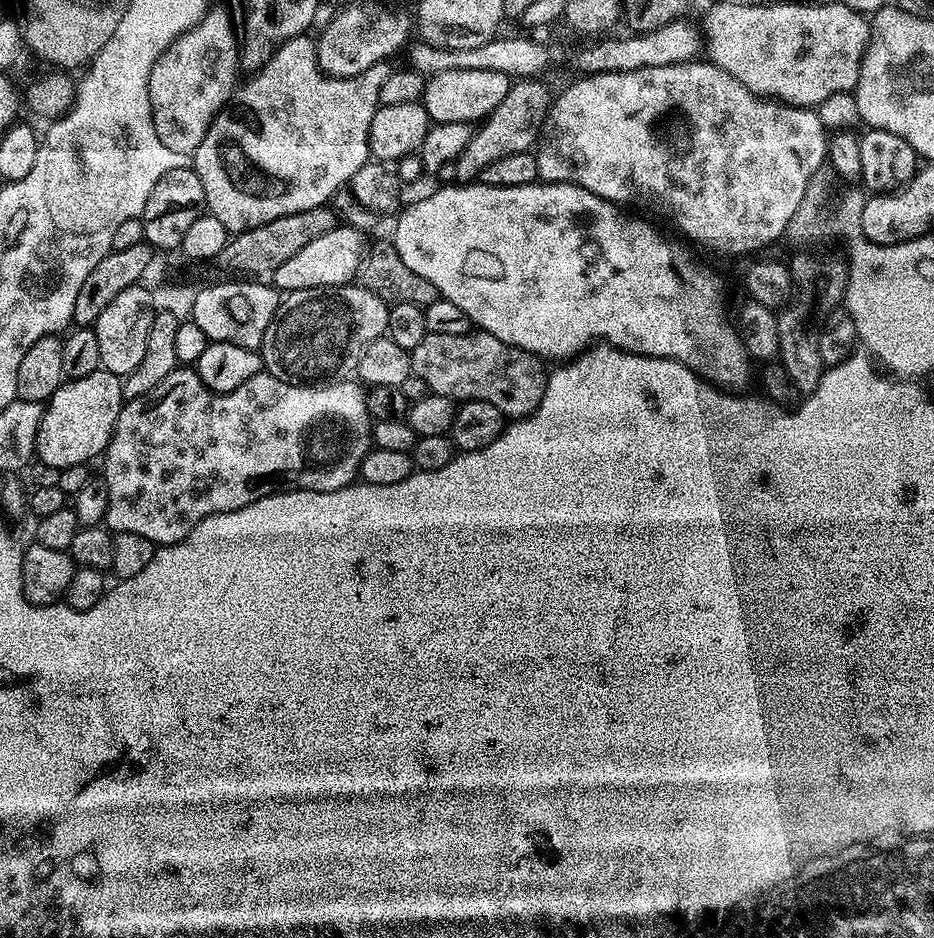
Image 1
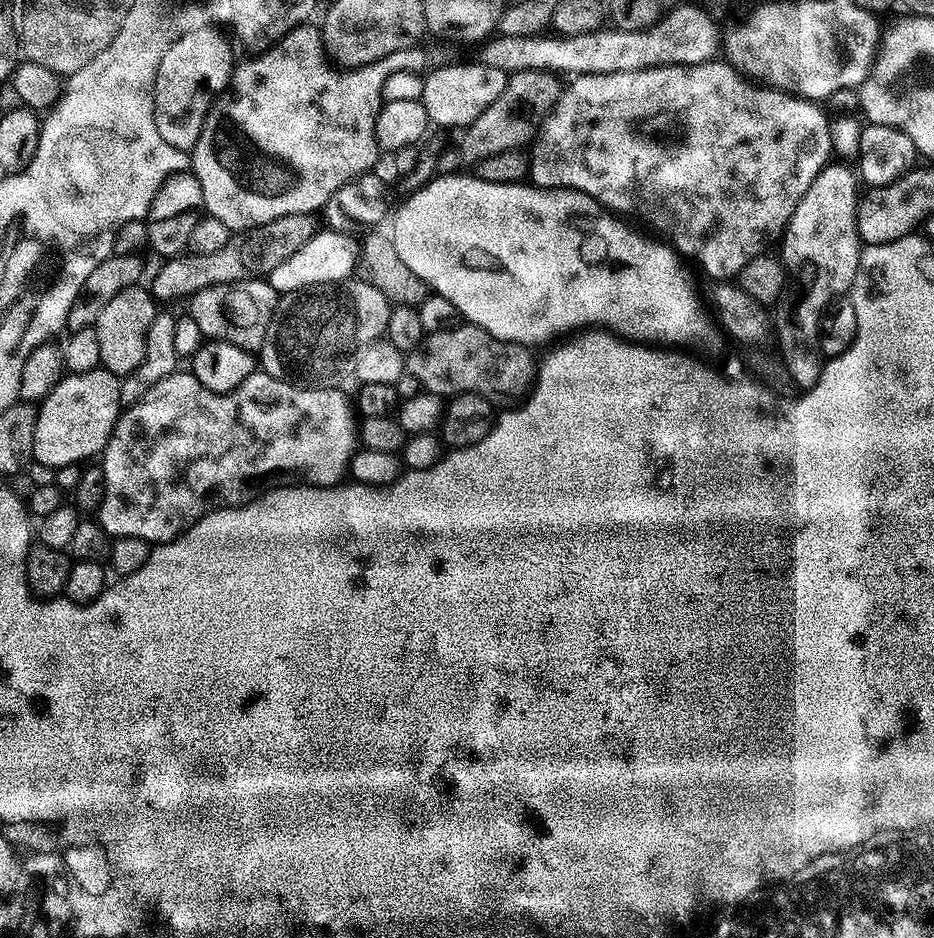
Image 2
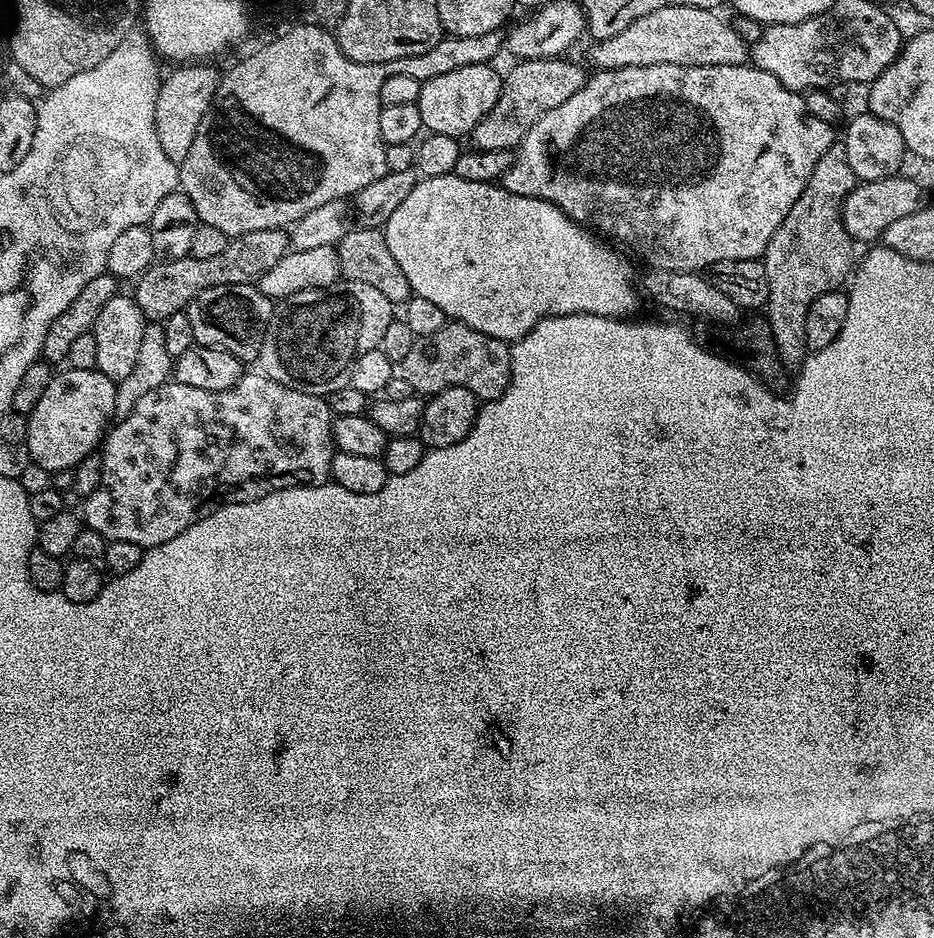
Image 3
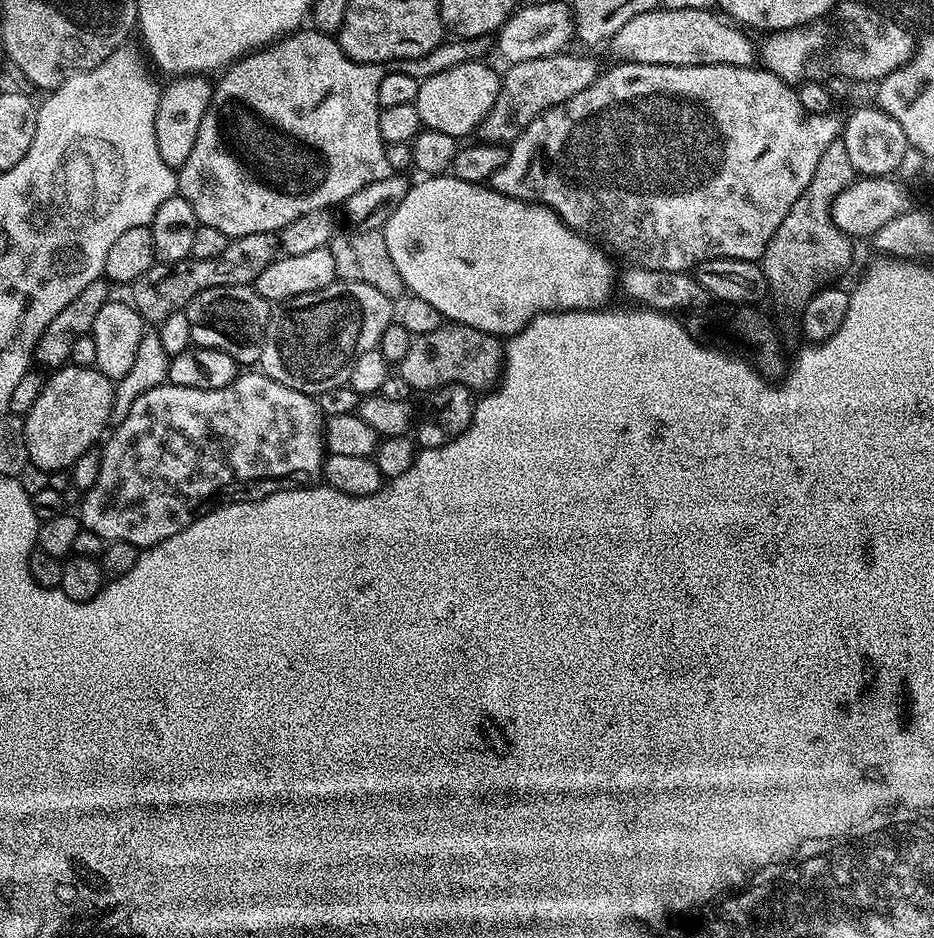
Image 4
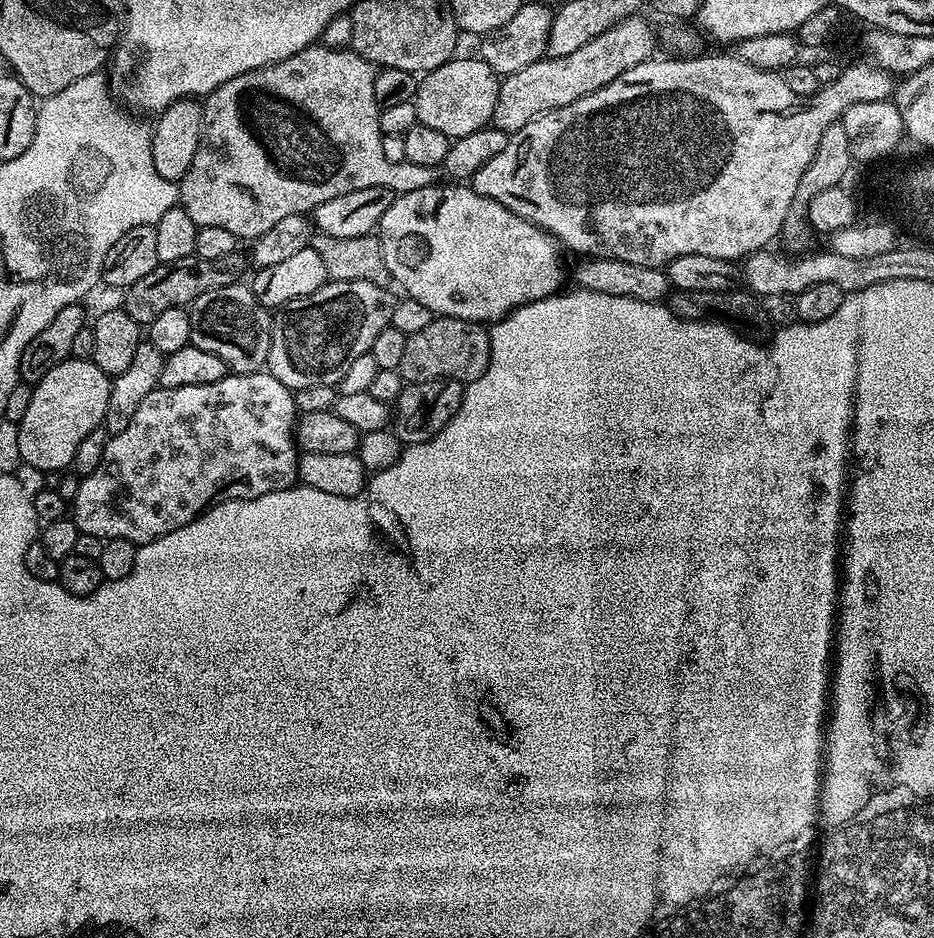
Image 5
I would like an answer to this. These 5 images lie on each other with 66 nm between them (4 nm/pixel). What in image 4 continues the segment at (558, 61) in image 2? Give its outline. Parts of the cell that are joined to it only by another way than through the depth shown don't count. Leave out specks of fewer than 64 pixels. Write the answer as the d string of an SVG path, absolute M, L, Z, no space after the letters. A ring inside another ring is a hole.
M659 7L630 19L613 37L612 46L624 52L627 63L672 66L724 64L748 68L758 60L758 46L749 36L747 31L724 21L711 9Z

